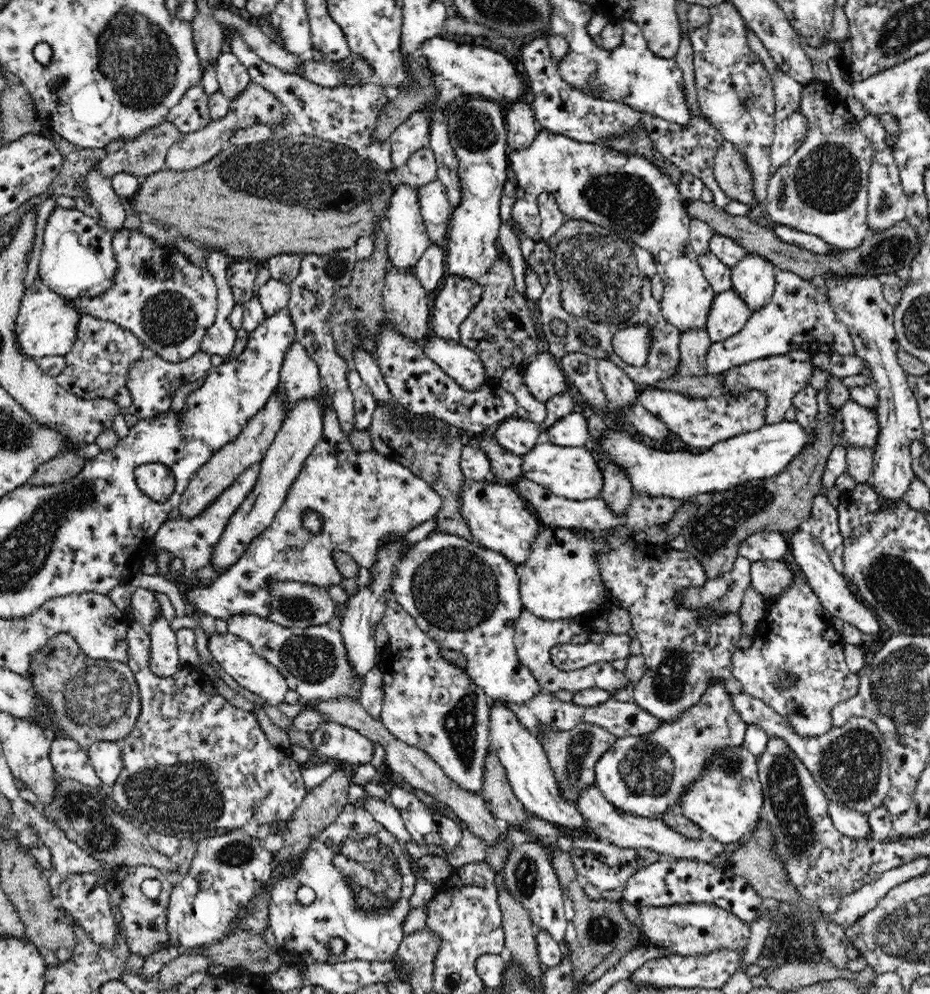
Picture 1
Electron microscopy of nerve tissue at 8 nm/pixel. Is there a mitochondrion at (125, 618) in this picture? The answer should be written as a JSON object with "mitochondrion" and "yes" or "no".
{"mitochondrion":"no"}

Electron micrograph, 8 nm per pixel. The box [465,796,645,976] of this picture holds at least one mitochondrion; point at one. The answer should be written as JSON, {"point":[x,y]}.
{"point":[525,871]}

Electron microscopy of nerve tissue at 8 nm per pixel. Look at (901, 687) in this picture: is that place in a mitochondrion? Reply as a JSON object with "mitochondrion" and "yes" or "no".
{"mitochondrion":"yes"}

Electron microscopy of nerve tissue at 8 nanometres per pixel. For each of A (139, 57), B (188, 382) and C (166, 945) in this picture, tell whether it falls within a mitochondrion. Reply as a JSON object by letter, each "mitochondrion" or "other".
{"A":"mitochondrion","B":"other","C":"other"}

